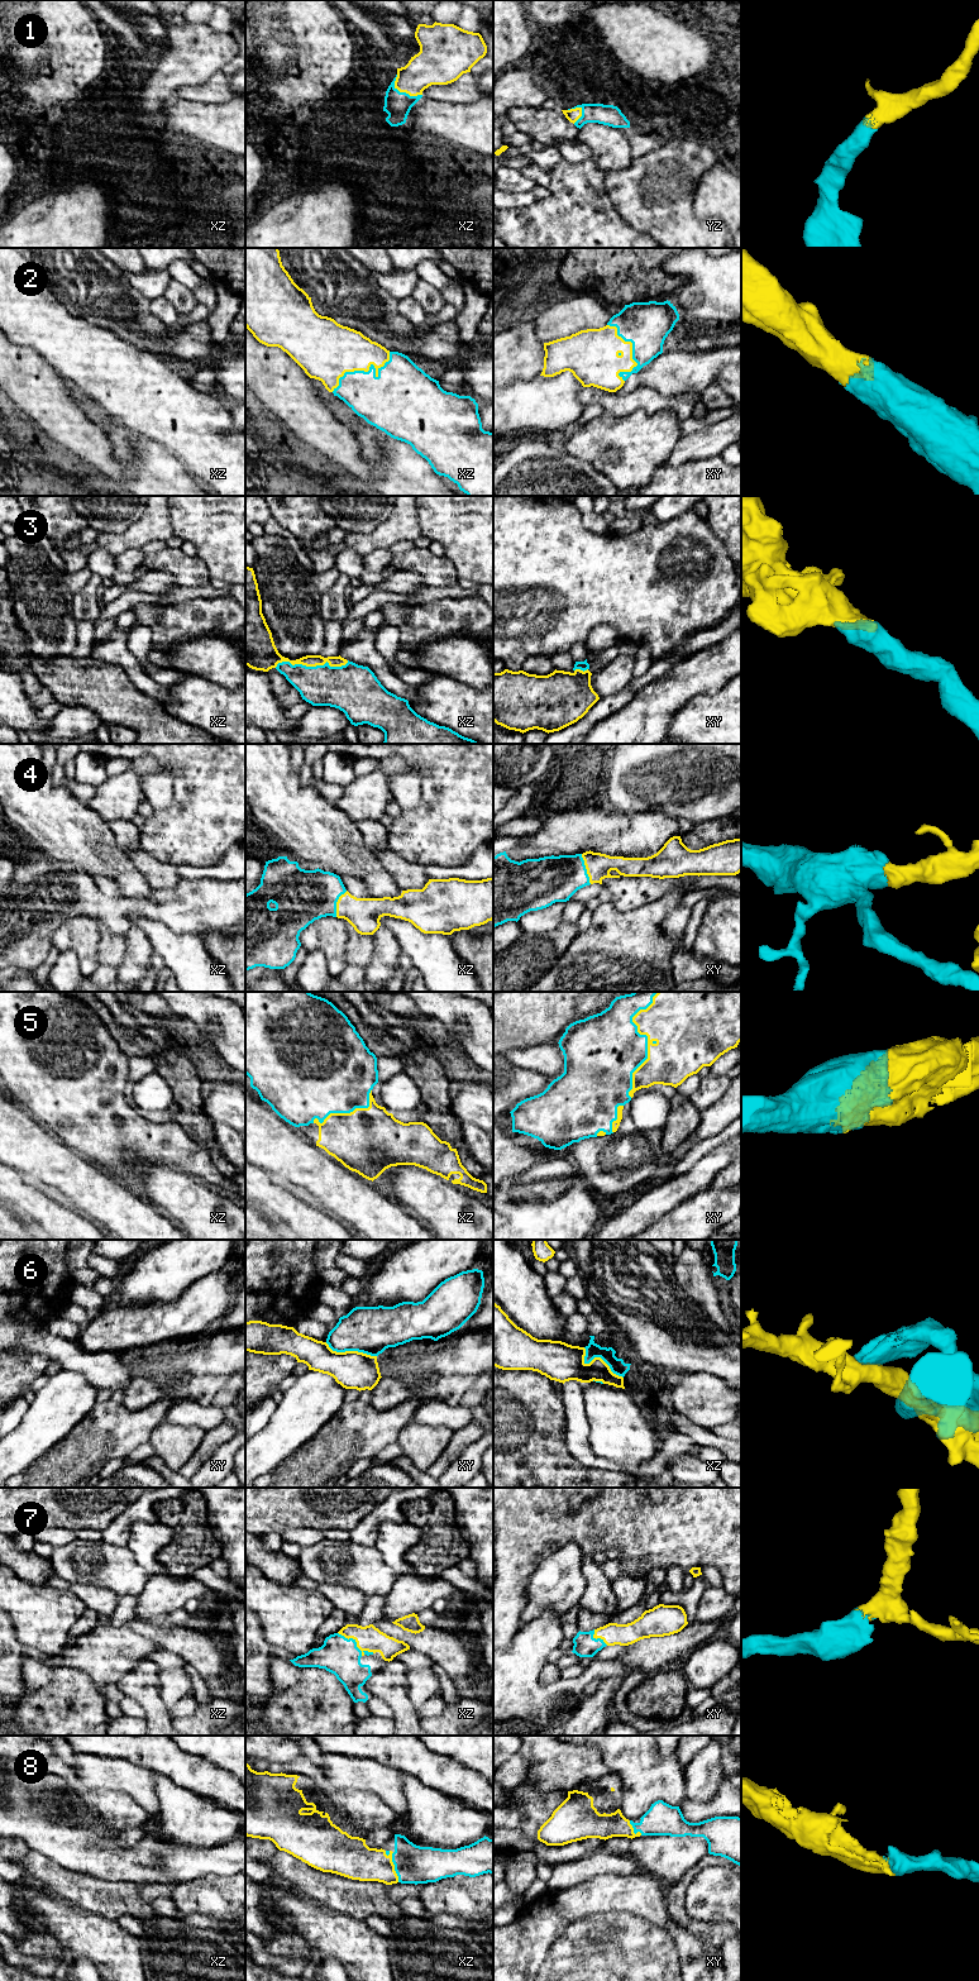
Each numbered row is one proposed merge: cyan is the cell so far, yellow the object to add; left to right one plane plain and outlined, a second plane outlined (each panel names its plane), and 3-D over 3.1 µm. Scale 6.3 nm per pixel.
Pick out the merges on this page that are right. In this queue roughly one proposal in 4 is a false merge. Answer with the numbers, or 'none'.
1, 2, 3, 4, 5, 7, 8

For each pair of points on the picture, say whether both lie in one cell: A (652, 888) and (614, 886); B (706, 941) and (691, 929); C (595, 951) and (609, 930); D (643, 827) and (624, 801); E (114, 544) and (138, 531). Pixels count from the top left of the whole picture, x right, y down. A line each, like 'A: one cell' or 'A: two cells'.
A: one cell
B: two cells
C: one cell
D: two cells
E: one cell

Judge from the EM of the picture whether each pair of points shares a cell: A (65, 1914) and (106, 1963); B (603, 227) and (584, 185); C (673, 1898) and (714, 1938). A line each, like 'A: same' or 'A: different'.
A: same
B: same
C: same

